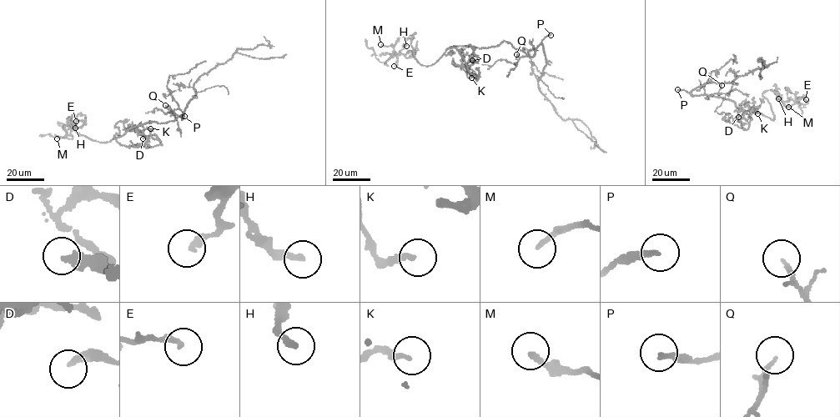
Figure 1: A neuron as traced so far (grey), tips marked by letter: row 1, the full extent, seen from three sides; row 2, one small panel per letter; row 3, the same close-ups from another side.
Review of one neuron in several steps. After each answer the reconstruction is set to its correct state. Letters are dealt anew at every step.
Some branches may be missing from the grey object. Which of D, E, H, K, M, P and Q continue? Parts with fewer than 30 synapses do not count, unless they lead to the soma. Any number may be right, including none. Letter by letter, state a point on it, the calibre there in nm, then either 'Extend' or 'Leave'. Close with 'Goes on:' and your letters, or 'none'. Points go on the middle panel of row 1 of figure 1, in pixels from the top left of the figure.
D: Place: (472, 60). Thickness 260 nm. Leave
E: Place: (394, 66). Thickness 200 nm. Leave
H: Place: (406, 46). Thickness 240 nm. Leave
K: Place: (471, 77). Thickness 170 nm. Leave
M: Place: (380, 44). Thickness 200 nm. Extend
P: Place: (550, 35). Thickness 190 nm. Extend
Q: Place: (516, 54). Thickness 100 nm. Leave
Goes on: M, P

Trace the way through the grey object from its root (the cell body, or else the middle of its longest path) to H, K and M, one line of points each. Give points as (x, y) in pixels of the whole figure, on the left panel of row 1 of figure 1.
H: (153, 122), (133, 127), (123, 136), (106, 142), (79, 134), (72, 123), (67, 122), (75, 128)
K: (153, 122), (133, 127), (116, 140), (128, 146), (162, 144), (155, 135), (144, 136), (137, 132), (150, 128)
M: (153, 122), (133, 127), (123, 136), (103, 142), (78, 133), (69, 123), (65, 128), (66, 134), (57, 138)

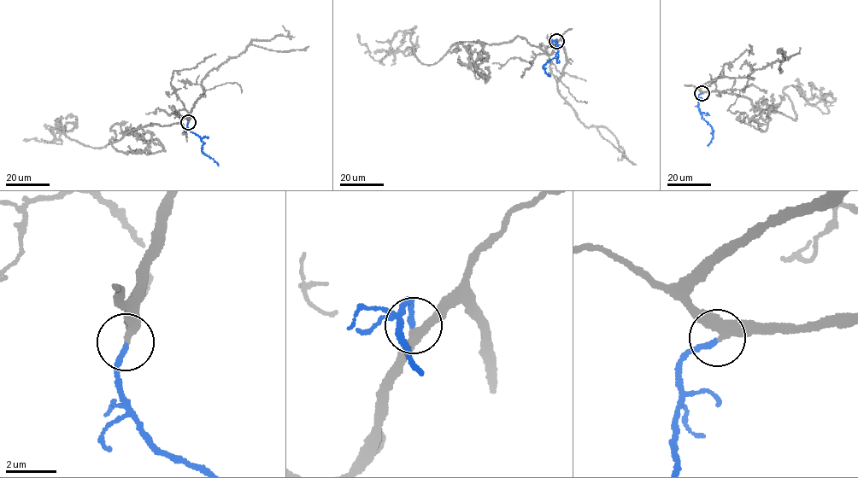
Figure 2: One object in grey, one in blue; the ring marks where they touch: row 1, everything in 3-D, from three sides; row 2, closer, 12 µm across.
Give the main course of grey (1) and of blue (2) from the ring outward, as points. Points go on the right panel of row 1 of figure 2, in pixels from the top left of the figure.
1: (702, 93), (745, 96), (754, 107), (795, 119), (783, 90), (792, 85), (825, 113), (828, 102), (823, 99)
2: (702, 93), (697, 105), (700, 113), (713, 130), (713, 138), (708, 146)

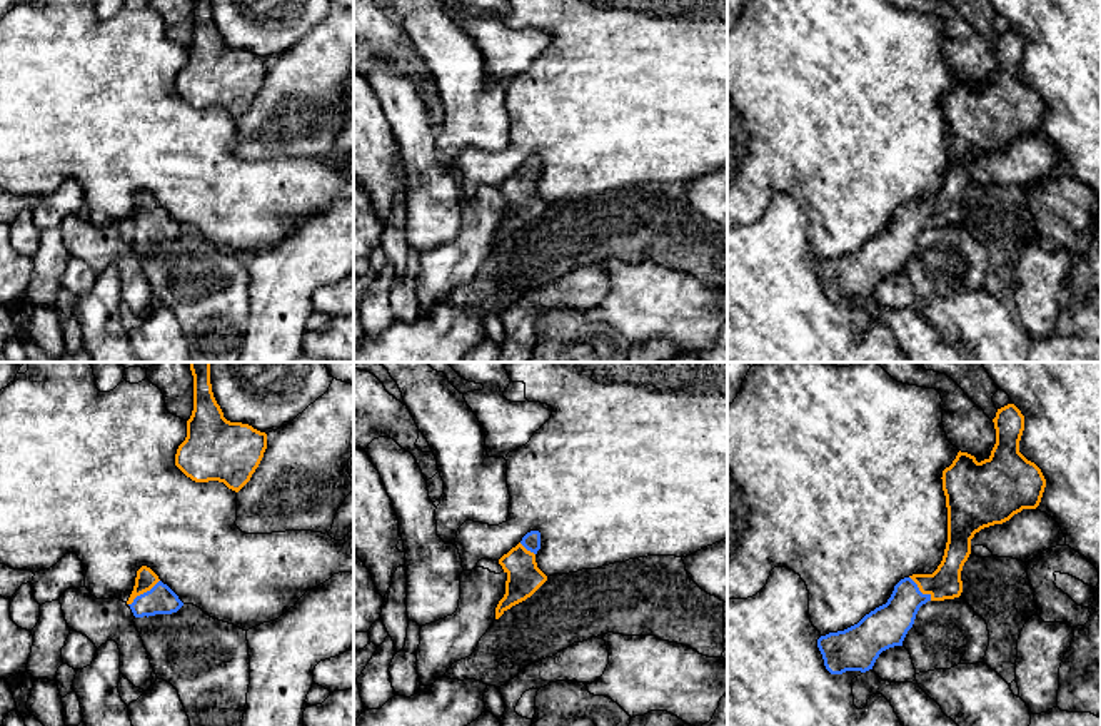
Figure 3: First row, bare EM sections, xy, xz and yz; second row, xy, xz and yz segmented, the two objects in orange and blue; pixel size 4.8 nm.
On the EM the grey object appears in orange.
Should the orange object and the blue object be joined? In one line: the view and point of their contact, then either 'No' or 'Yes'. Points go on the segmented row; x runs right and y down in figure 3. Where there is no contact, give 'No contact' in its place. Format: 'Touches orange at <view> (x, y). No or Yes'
Touches orange at xy (144, 591). Yes

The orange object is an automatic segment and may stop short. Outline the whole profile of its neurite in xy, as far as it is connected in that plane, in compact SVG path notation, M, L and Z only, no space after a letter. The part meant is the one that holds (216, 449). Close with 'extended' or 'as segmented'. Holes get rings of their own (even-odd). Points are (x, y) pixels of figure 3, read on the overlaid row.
M190 362L194 411L175 466L195 482L219 481L239 492L259 467L267 434L224 417L210 384L210 362Z | as segmented

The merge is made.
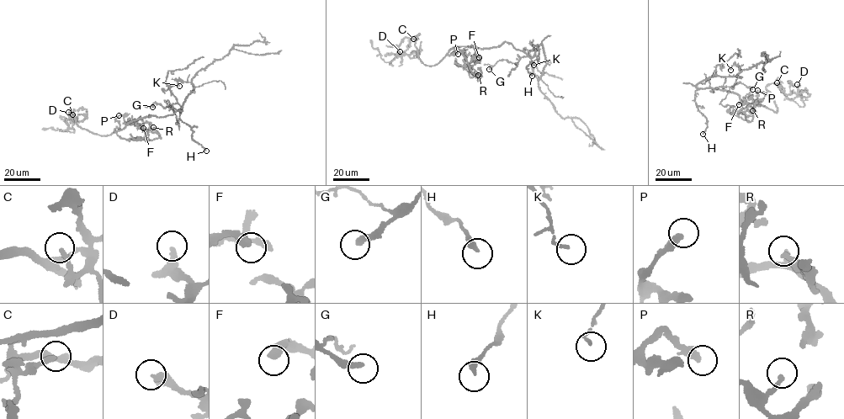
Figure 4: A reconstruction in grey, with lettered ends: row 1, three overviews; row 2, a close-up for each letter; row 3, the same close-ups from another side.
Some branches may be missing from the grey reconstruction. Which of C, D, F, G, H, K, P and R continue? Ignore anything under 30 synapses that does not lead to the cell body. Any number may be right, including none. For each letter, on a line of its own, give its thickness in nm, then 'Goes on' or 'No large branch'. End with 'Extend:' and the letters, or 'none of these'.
C: Thickness 200 nm. No large branch
D: Thickness 300 nm. No large branch
F: Thickness 320 nm. No large branch
G: Thickness 300 nm. No large branch
H: Thickness 280 nm. No large branch
K: Thickness 120 nm. No large branch
P: Thickness 360 nm. No large branch
R: Thickness 240 nm. No large branch
Extend: none of these

